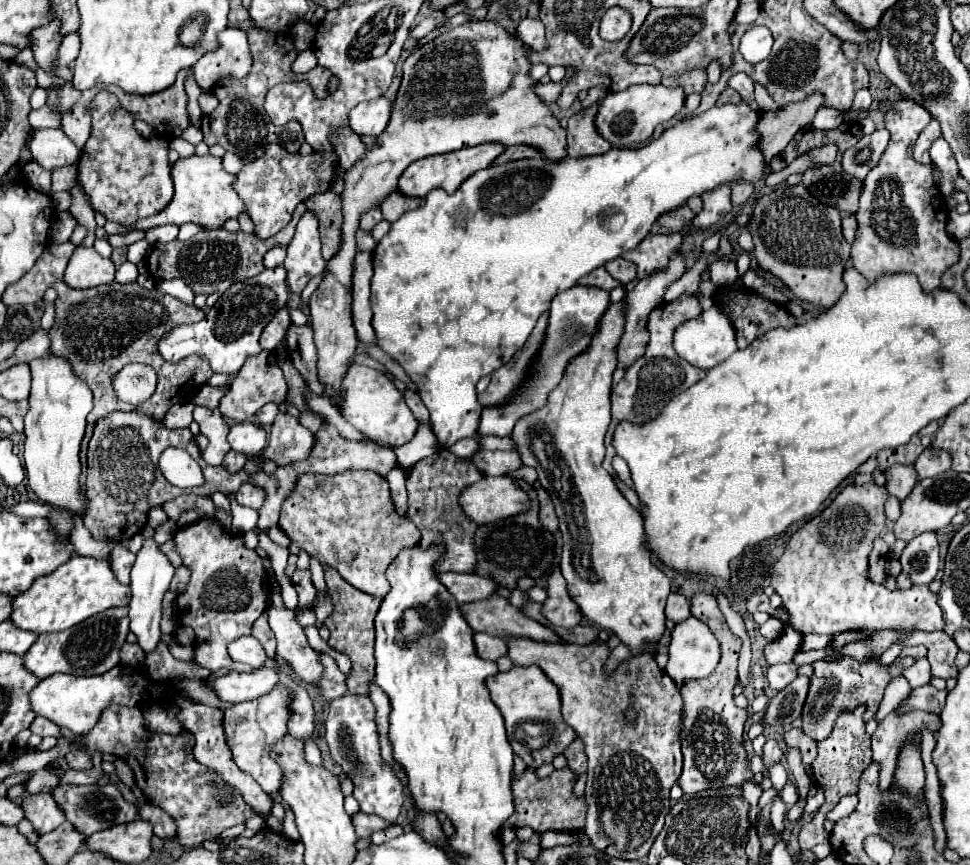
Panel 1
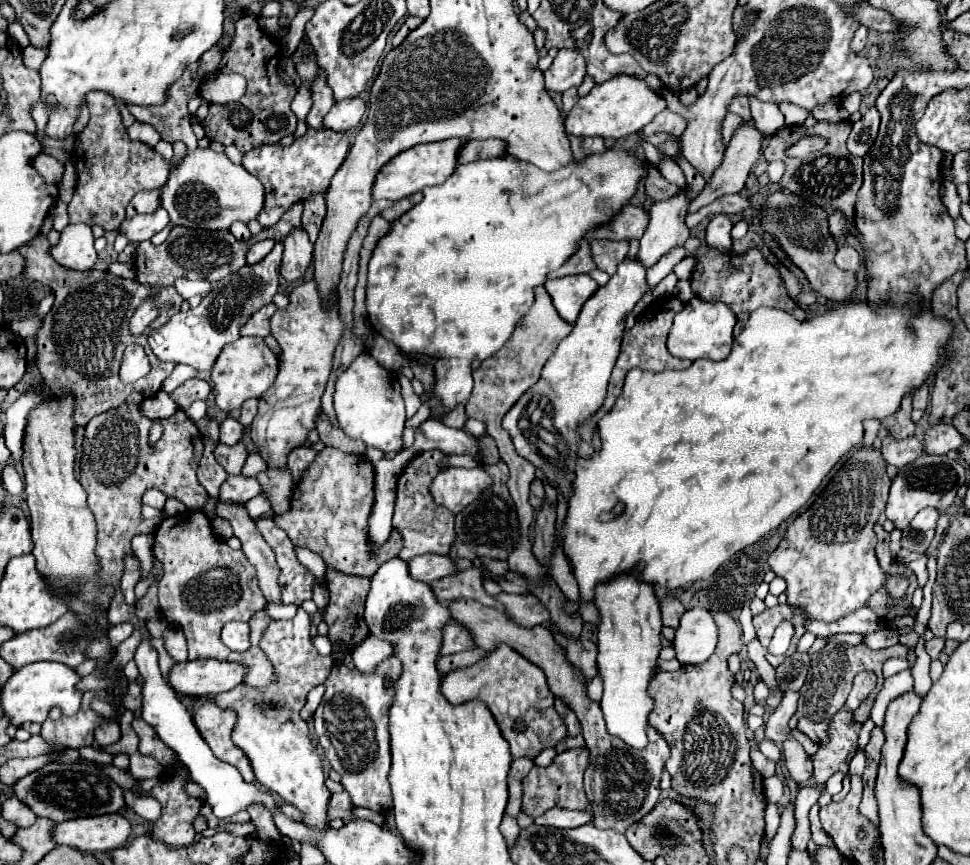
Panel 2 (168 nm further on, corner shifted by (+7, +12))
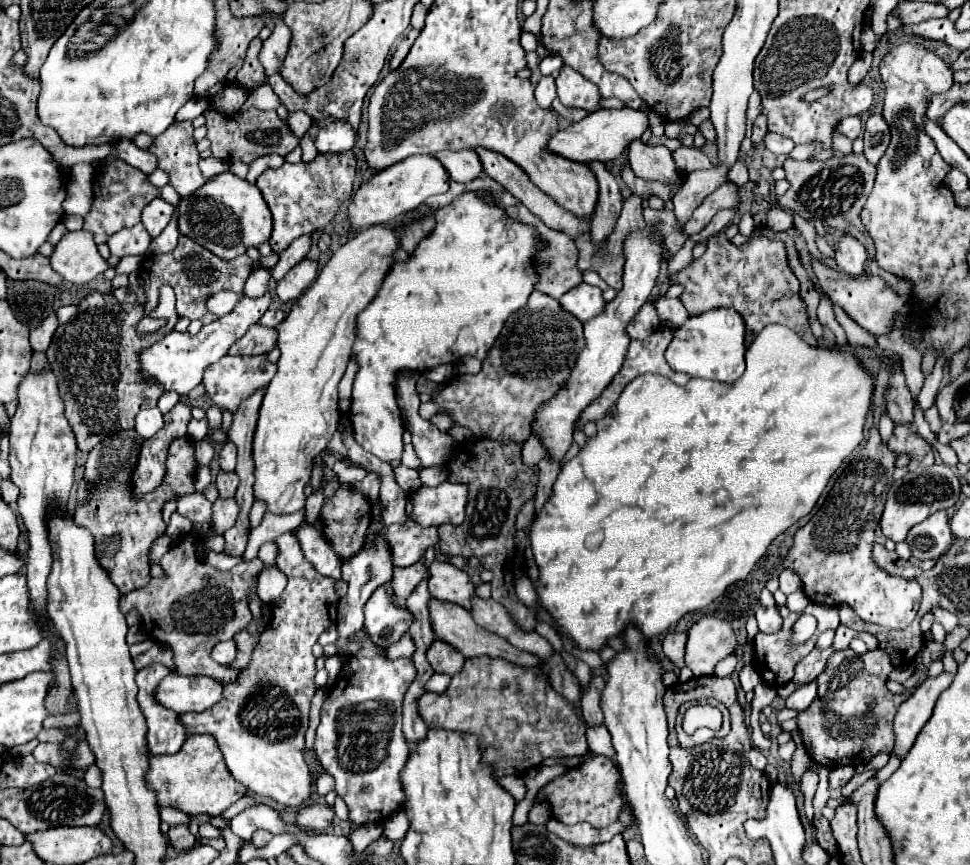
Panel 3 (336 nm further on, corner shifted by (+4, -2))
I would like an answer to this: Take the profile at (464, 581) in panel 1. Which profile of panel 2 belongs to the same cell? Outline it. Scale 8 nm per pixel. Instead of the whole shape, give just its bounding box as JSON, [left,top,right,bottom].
[409,554,459,584]

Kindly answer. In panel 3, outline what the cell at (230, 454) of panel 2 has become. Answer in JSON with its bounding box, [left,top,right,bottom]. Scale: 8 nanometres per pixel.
[216,472,238,498]

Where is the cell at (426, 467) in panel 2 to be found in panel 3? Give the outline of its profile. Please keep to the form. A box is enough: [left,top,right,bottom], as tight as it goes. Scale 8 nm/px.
[386,518,438,566]

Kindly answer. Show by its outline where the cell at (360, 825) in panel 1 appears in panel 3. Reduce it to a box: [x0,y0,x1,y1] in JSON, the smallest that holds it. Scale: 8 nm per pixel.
[296,804,332,832]

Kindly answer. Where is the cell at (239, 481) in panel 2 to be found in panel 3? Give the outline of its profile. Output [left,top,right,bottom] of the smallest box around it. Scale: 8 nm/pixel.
[210,498,238,534]

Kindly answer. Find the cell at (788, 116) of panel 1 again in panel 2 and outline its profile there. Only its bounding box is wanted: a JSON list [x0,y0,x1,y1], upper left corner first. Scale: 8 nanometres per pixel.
[691,120,765,212]

